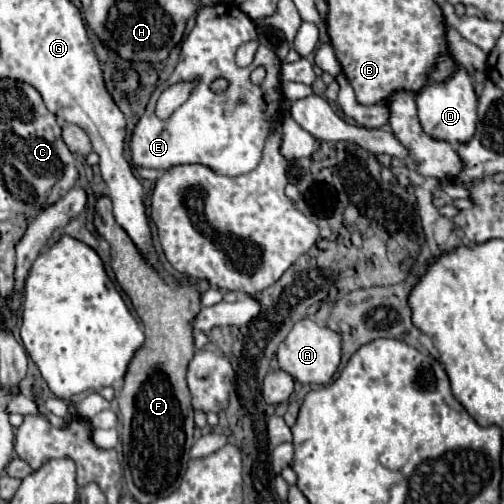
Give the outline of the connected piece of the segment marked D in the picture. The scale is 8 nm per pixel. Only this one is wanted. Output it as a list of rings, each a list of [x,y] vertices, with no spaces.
[[[456,64],[456,74],[448,82],[430,84],[416,96],[418,118],[424,132],[430,138],[444,140],[450,144],[466,144],[476,130],[476,94],[470,76],[462,66]]]

